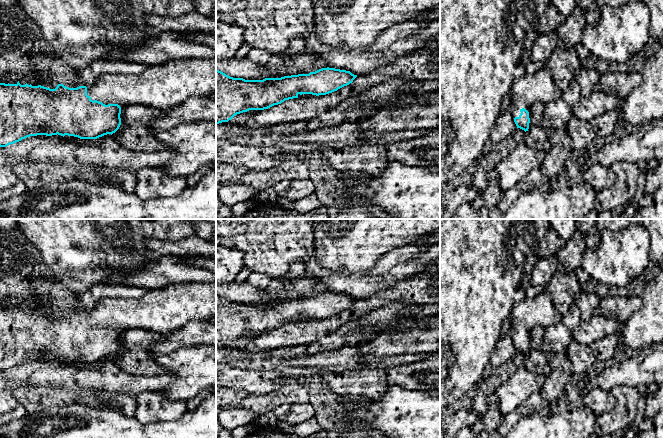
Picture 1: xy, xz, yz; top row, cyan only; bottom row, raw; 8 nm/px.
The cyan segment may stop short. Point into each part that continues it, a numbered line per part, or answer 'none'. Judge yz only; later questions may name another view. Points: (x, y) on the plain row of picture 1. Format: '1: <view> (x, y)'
1: yz (538, 311)

